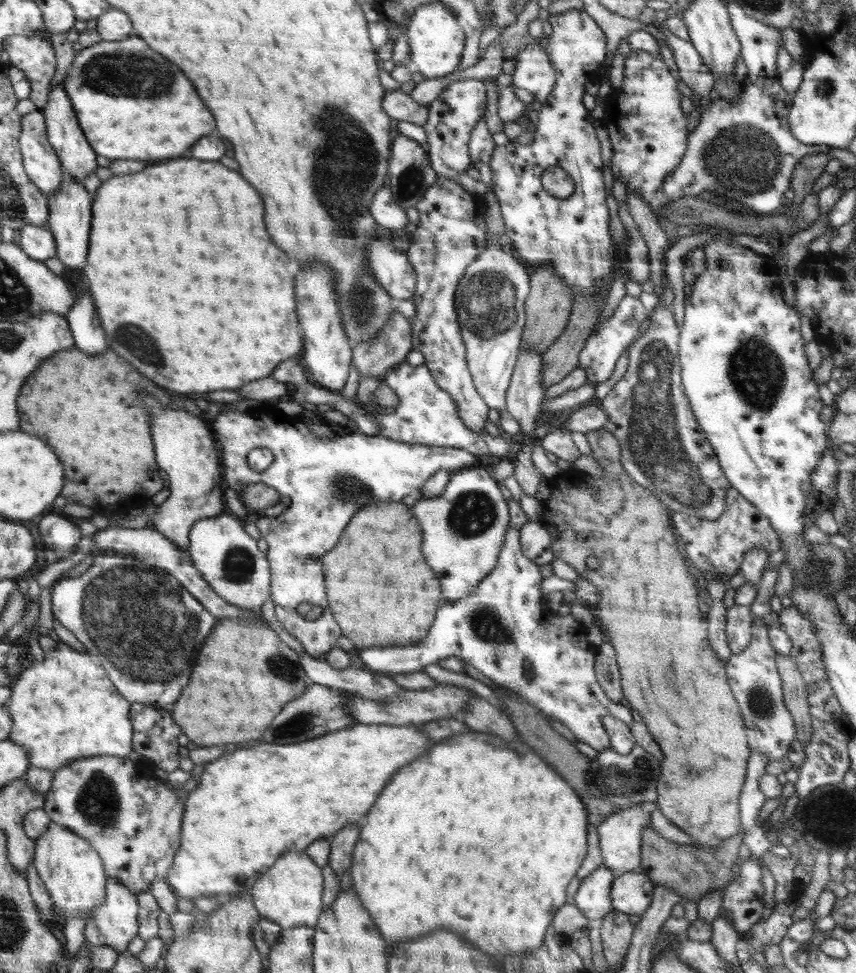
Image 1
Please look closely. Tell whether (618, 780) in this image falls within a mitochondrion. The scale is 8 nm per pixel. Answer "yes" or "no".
yes

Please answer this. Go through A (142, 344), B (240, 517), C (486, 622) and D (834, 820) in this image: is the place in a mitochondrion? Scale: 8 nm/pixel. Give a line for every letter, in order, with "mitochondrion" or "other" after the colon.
A: mitochondrion
B: other
C: mitochondrion
D: mitochondrion

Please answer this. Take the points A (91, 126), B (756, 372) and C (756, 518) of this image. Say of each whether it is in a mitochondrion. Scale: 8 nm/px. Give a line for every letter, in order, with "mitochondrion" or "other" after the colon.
A: other
B: mitochondrion
C: other

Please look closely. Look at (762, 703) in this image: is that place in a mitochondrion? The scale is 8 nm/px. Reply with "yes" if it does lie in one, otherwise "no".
yes

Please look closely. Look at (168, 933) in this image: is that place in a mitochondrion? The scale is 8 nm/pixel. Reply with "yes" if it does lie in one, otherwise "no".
no

